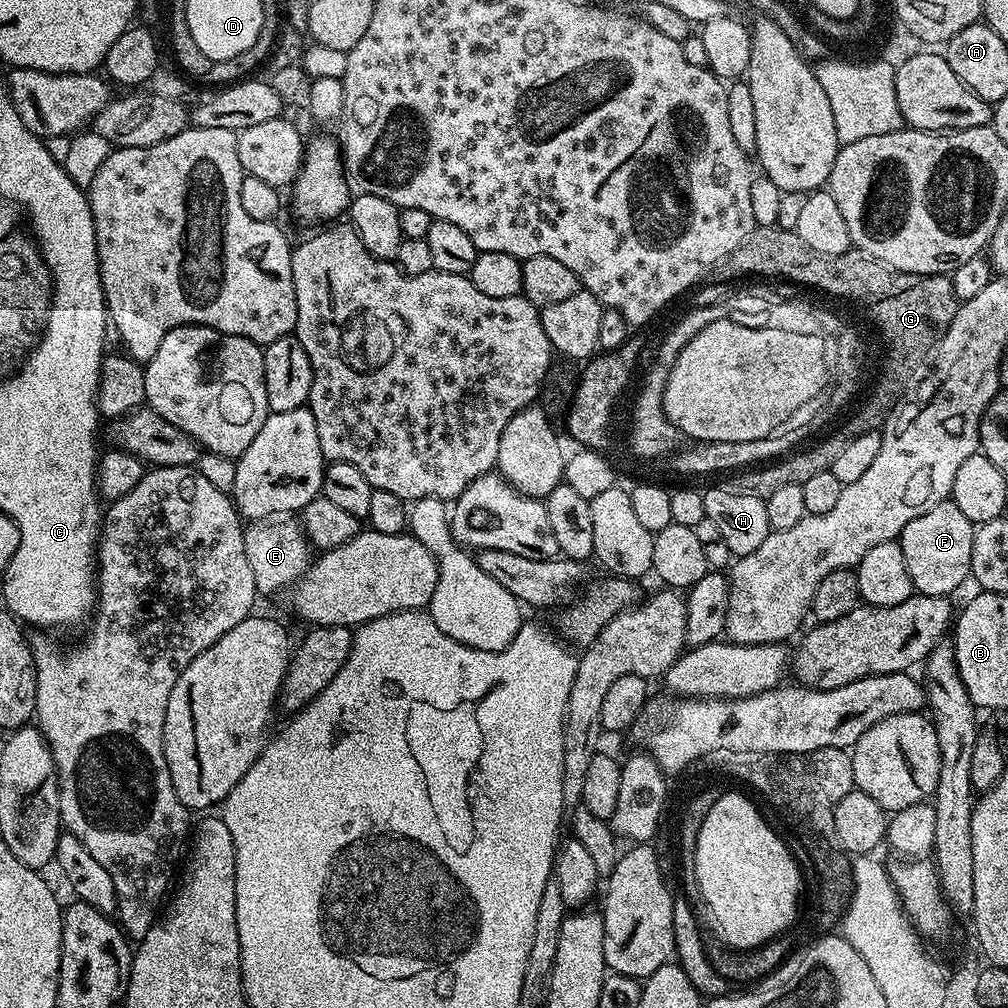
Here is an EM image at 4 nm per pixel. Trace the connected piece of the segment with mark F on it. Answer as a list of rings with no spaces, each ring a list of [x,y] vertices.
[[[952,499],[930,506],[926,514],[918,514],[914,522],[906,522],[899,534],[902,546],[902,558],[906,558],[906,570],[910,570],[910,582],[913,589],[921,596],[951,597],[964,583],[969,583],[972,567],[970,550],[974,550],[976,528],[958,510]]]

